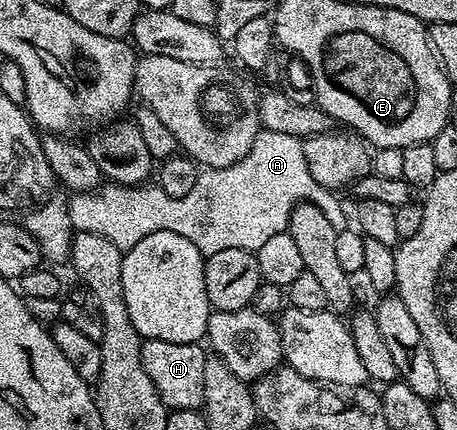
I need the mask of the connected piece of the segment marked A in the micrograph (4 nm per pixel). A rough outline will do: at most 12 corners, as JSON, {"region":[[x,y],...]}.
{"region":[[258,131],[249,153],[171,198],[168,232],[205,256],[255,250],[291,210],[345,212],[298,137]]}

